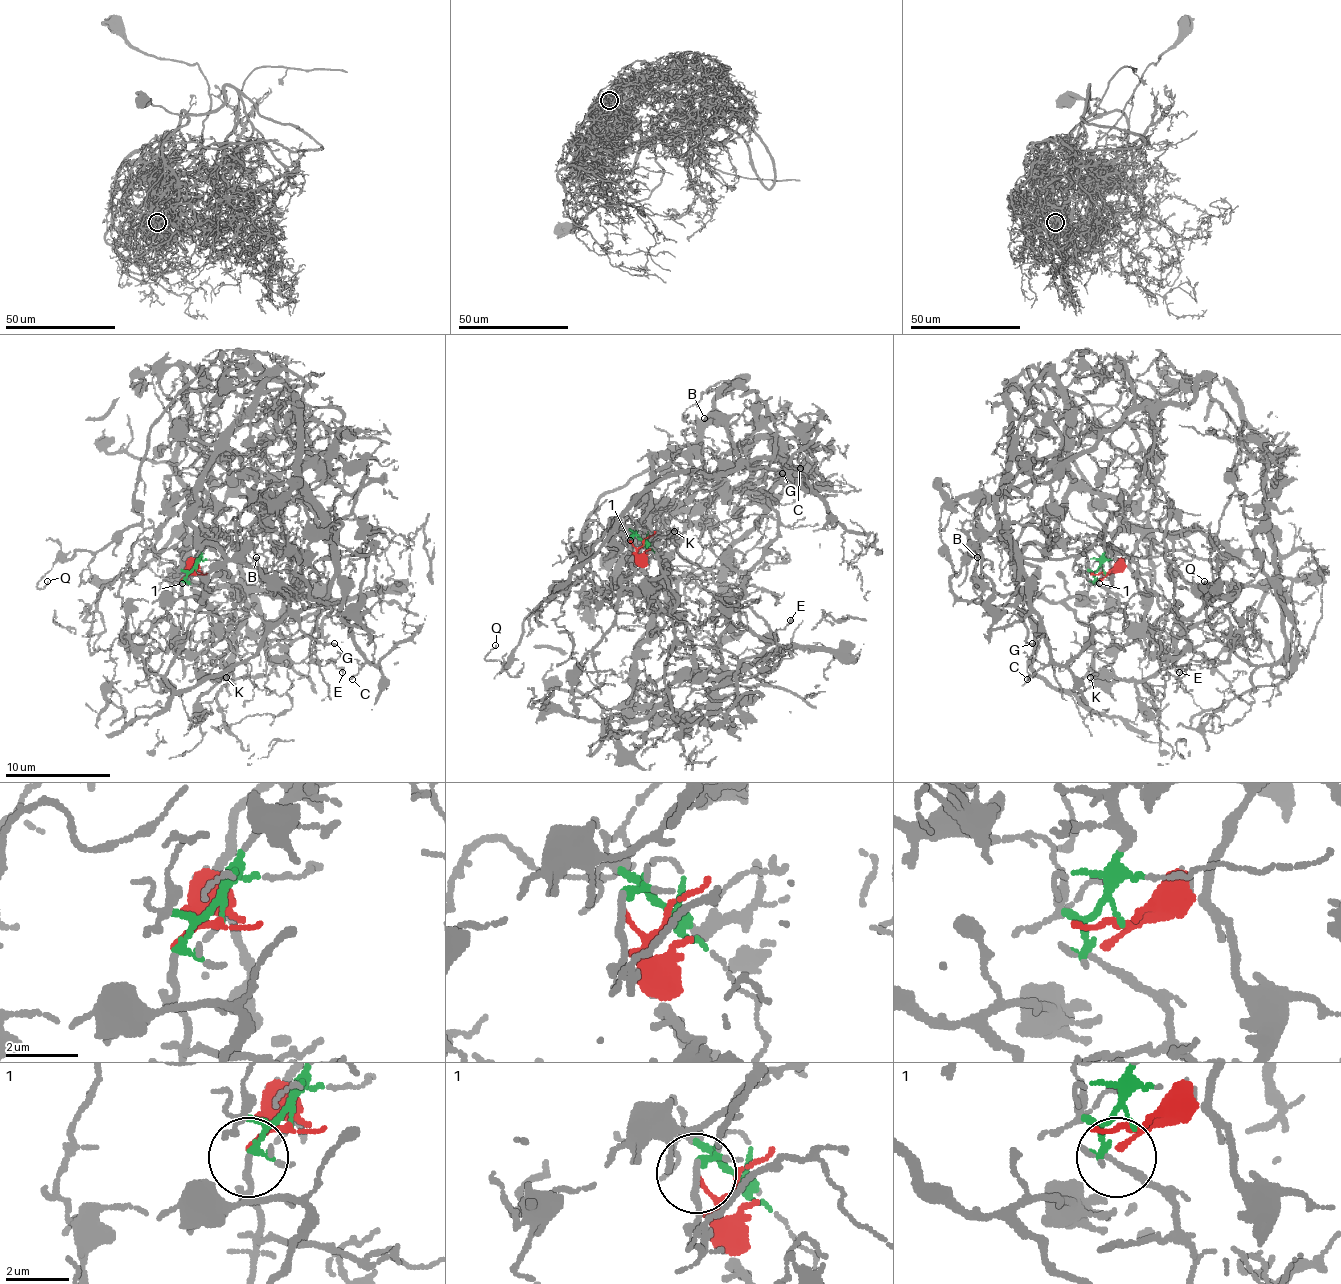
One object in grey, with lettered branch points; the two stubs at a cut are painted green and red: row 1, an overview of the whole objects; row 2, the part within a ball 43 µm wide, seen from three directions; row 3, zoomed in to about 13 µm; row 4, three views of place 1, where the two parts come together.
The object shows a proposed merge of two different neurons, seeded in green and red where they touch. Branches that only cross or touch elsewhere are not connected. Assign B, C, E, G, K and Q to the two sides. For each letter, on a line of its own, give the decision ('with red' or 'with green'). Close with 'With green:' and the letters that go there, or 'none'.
B: with red
C: with red
E: with green
G: with red
K: with green
Q: with red
With green: E, K

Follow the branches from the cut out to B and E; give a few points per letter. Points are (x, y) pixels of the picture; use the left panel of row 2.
B: (195, 572), (213, 522), (200, 490), (195, 538), (290, 593), (256, 556)
E: (195, 572), (182, 583), (179, 652), (221, 654), (250, 591), (282, 591), (332, 607), (314, 660), (343, 673)

